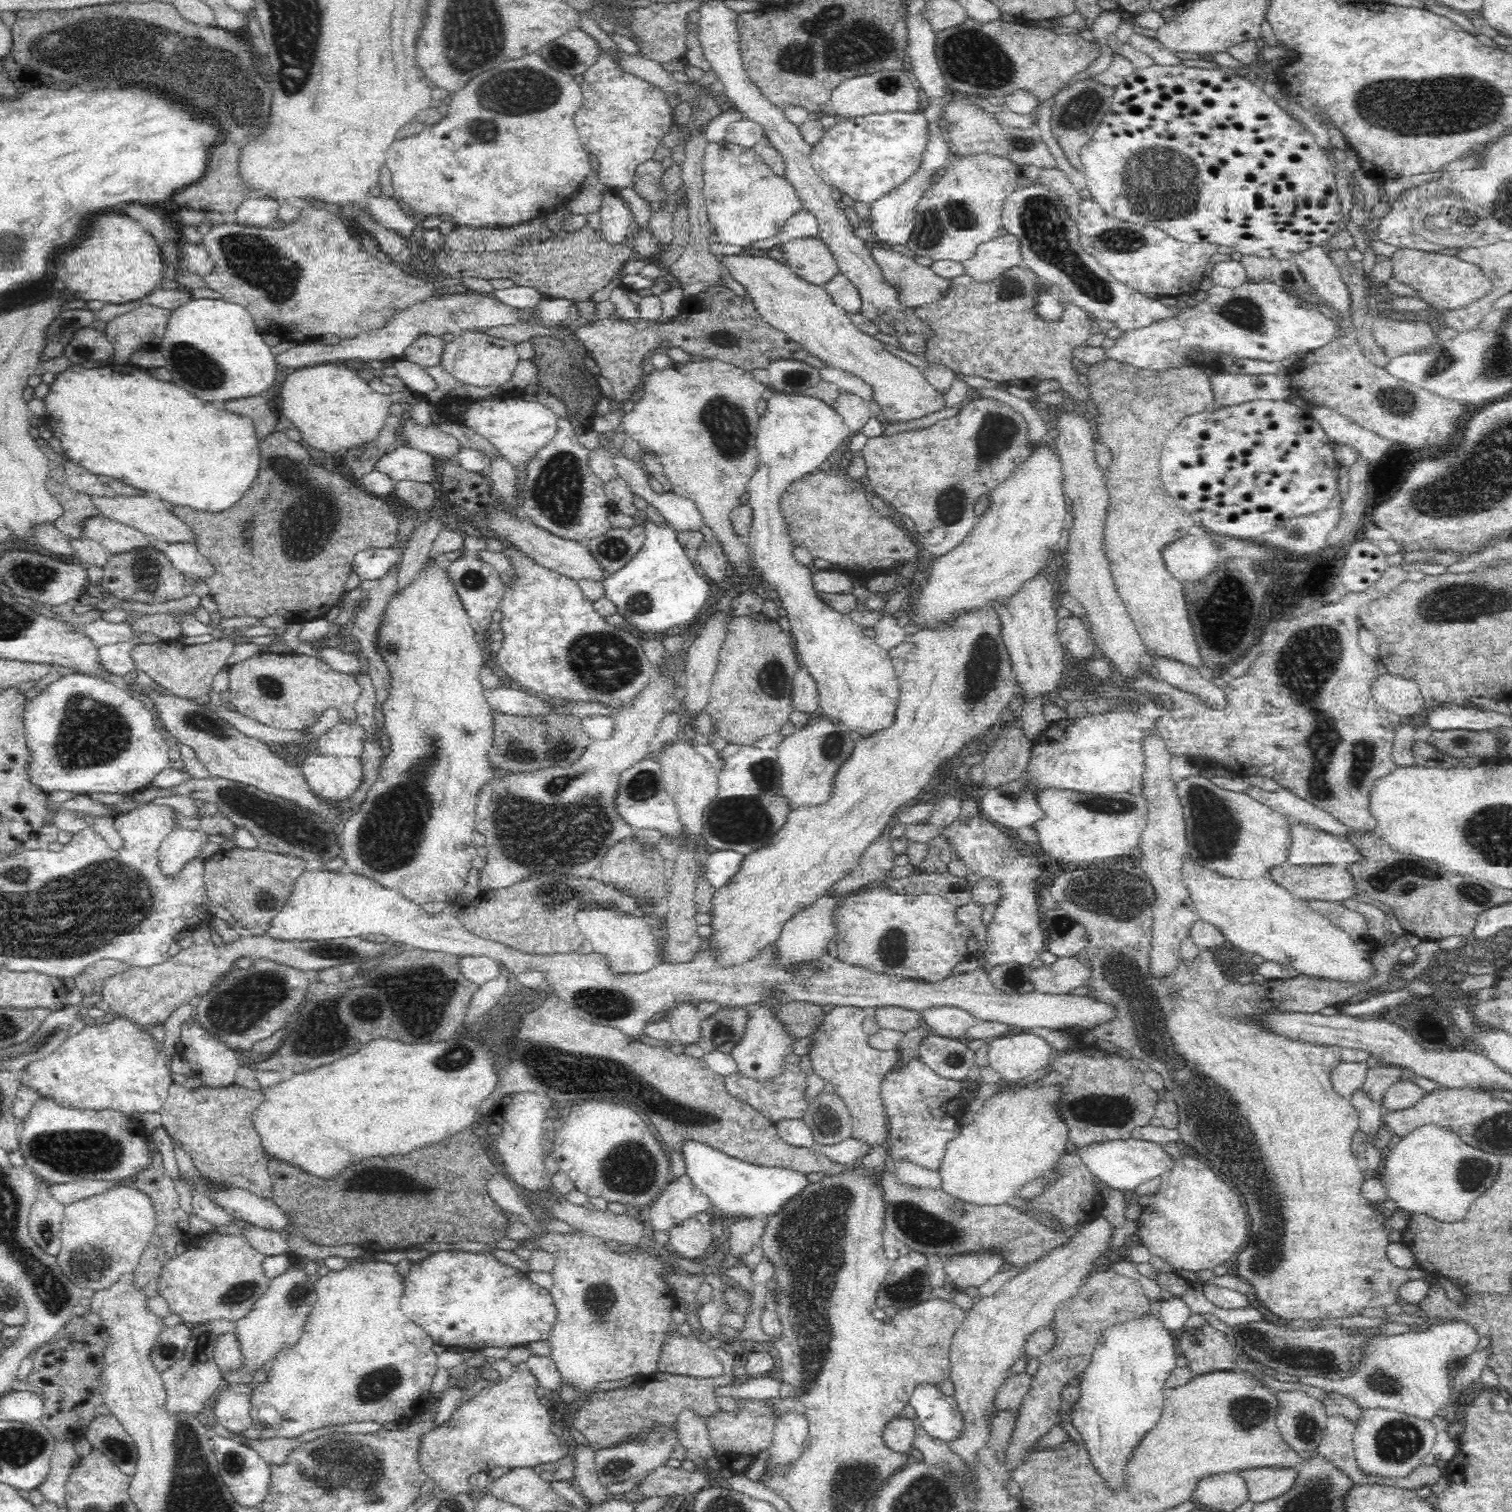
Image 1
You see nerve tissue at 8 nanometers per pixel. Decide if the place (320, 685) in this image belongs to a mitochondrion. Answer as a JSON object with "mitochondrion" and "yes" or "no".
{"mitochondrion":"no"}

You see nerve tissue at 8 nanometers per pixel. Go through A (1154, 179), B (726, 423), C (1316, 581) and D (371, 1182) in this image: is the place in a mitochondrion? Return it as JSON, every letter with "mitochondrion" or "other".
{"A":"mitochondrion","B":"mitochondrion","C":"other","D":"other"}

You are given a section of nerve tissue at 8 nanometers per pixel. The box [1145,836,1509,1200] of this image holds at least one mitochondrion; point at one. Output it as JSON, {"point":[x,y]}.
{"point":[1473,1173]}

